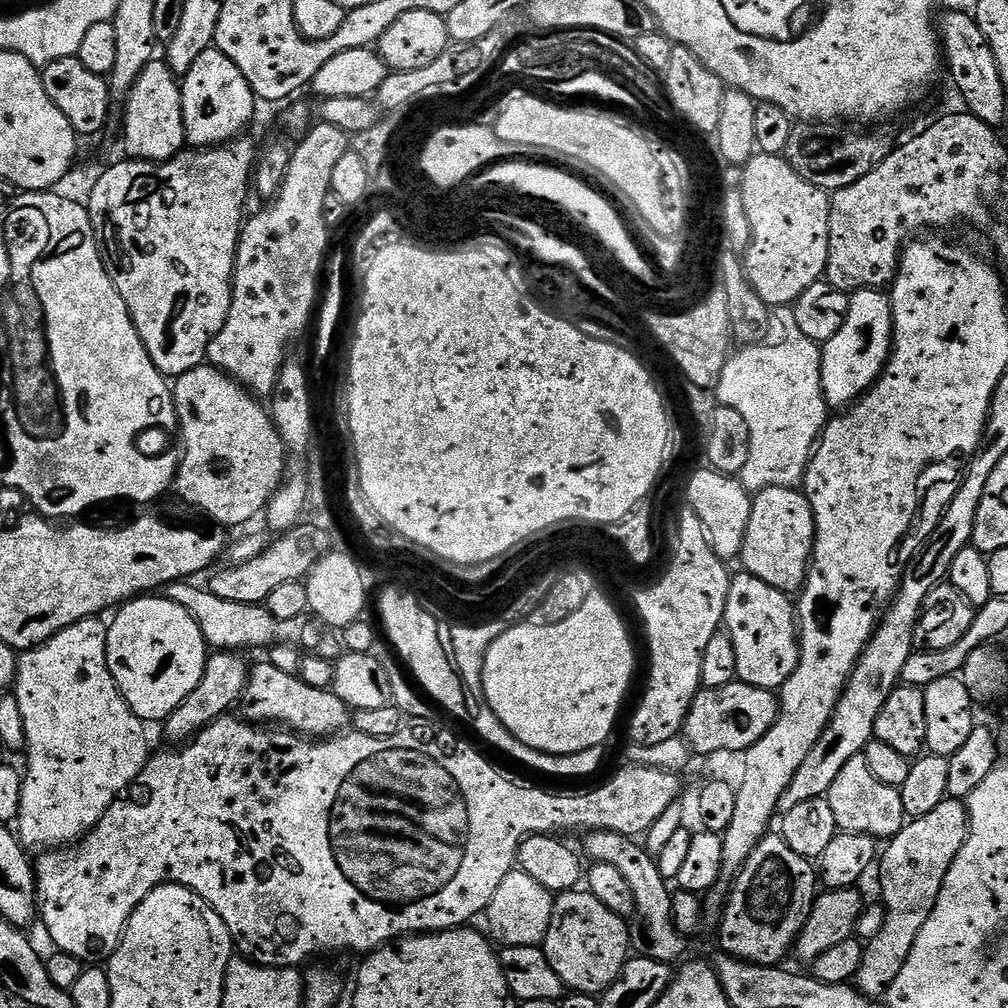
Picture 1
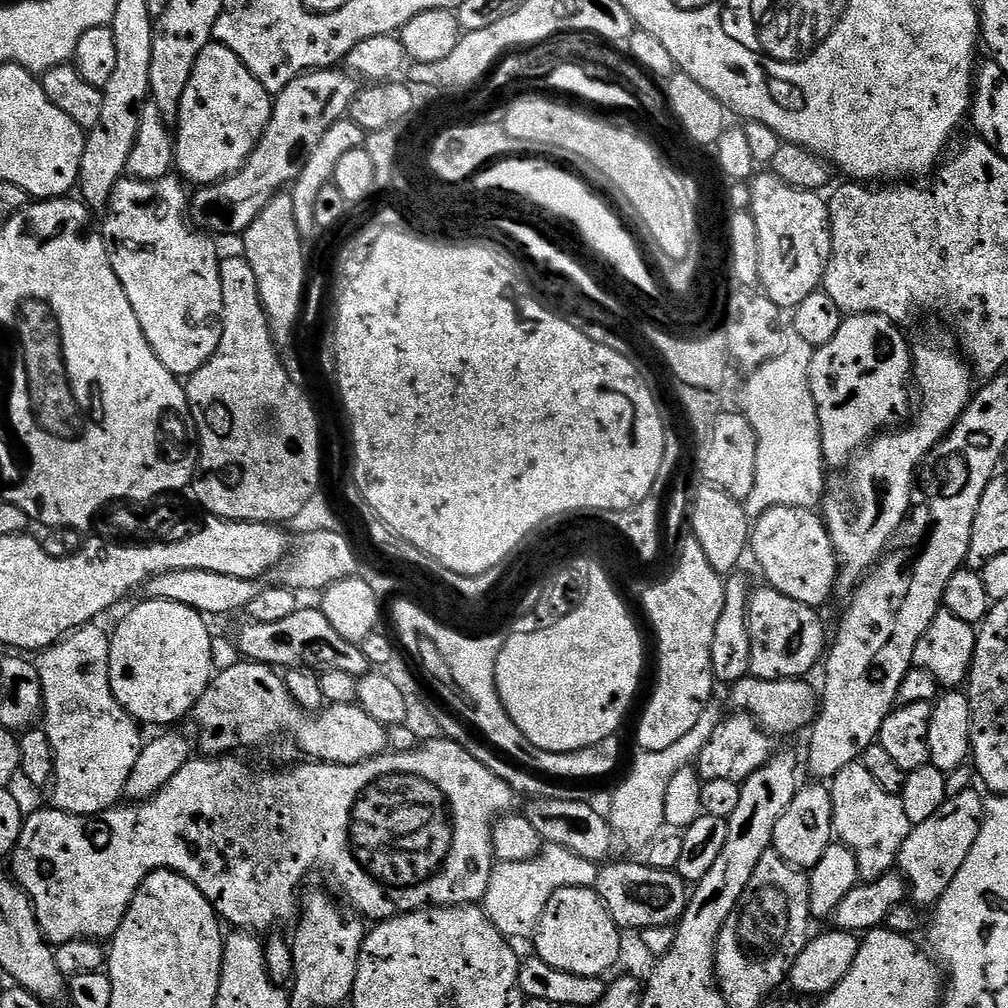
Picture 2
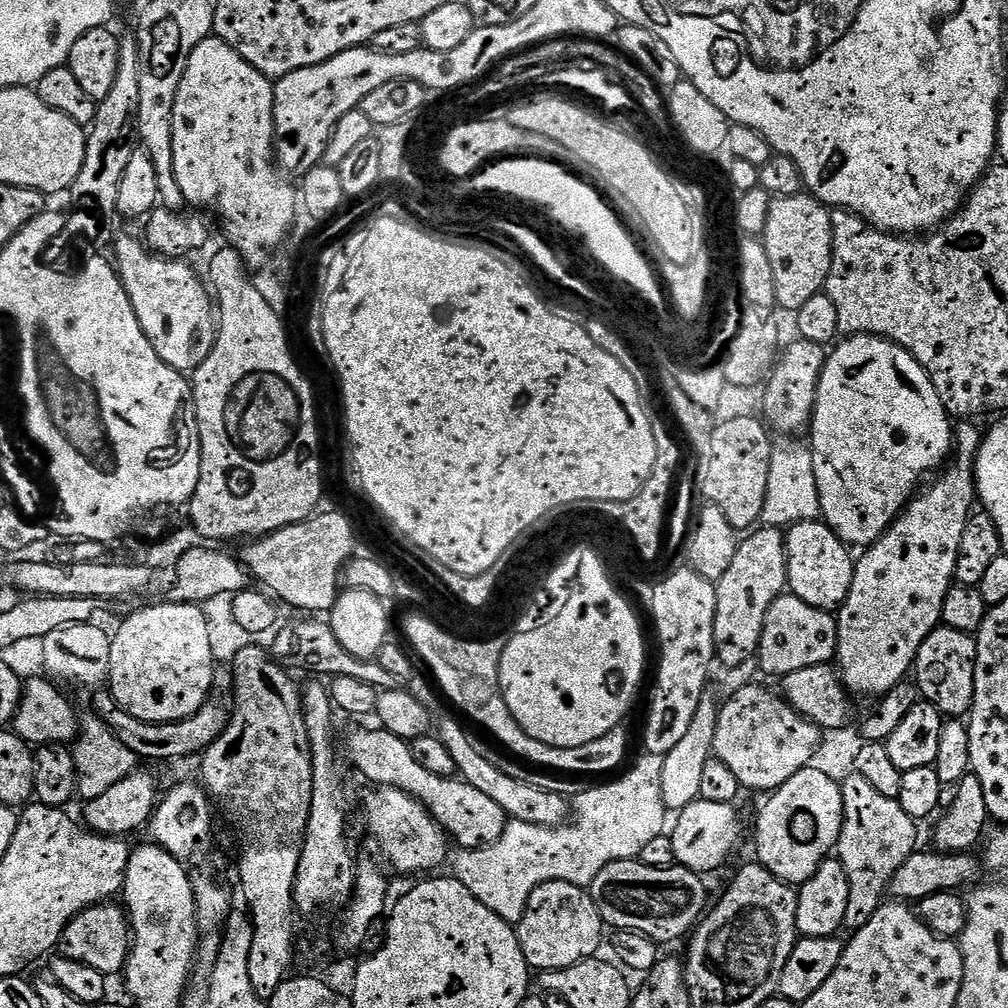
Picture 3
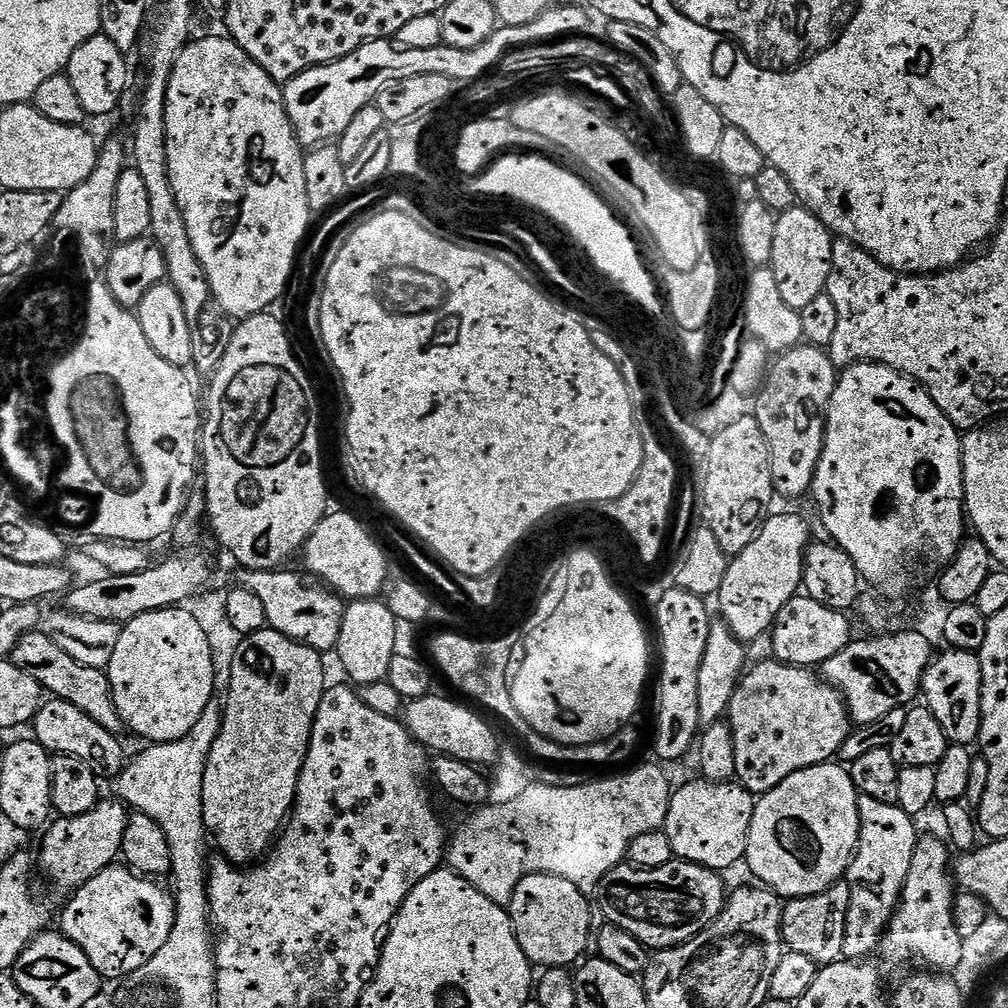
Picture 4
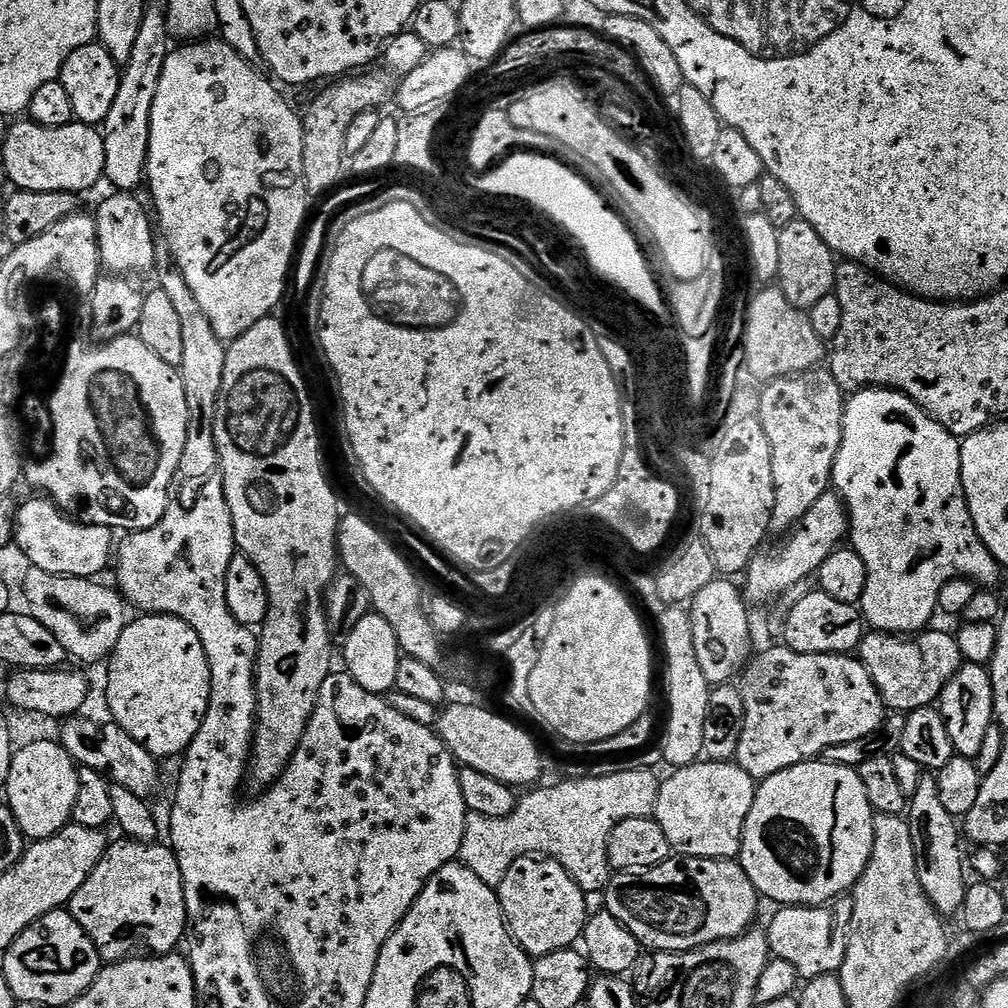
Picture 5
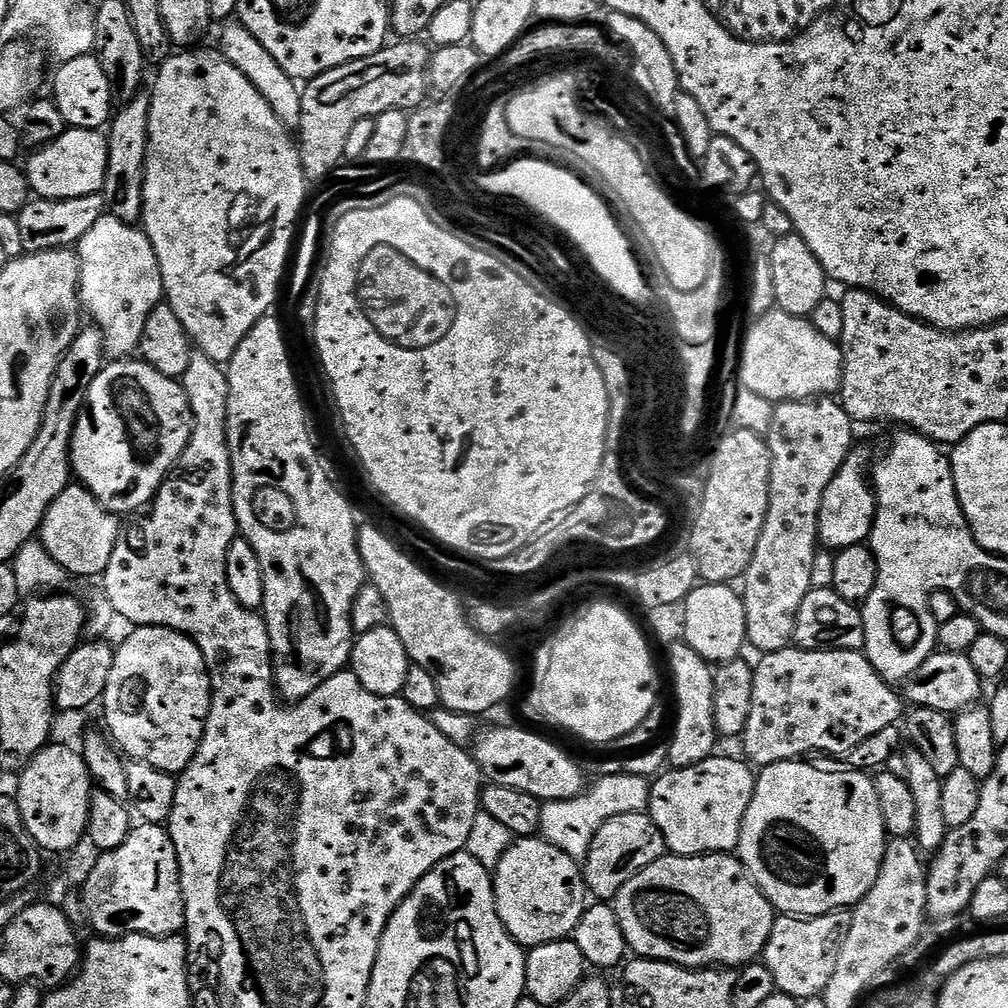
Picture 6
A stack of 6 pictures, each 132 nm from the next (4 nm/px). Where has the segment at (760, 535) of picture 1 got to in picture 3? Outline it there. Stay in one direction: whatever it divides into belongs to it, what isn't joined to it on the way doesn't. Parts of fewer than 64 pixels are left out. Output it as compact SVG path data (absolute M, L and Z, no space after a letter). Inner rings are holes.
M823 519L811 520L810 522L798 522L787 529L784 538L786 550L786 570L788 571L787 591L793 596L802 598L810 606L814 606L823 612L835 613L846 602L846 594L850 594L850 582L854 578L854 556L851 556L849 545L845 544L836 531Z

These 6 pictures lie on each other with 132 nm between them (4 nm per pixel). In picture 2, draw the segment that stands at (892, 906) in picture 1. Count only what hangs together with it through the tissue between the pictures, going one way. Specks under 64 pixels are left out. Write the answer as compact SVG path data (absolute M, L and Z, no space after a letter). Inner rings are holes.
M976 790L950 796L939 810L926 818L926 822L915 825L906 842L902 842L898 868L908 882L911 899L917 905L935 906L940 896L946 894L946 886L950 886L954 874L962 870L962 862L966 862L966 854L970 854L980 833L984 801L985 797L979 796Z

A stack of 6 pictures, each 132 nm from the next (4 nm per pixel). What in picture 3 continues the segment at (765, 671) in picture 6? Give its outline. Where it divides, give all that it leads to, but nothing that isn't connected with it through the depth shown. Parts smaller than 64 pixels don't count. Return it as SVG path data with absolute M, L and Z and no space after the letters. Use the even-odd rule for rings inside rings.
M760 683L747 684L720 707L713 755L726 763L743 789L773 792L807 767L822 741L822 730Z

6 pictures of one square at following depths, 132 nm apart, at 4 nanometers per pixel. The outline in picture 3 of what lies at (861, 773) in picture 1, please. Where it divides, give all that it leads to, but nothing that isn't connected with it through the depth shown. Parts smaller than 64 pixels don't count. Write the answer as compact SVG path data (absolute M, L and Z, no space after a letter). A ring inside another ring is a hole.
M857 772L843 780L840 793L844 821L834 852L842 862L850 882L850 902L846 906L844 928L855 930L866 926L880 905L885 903L894 874L898 874L898 866L902 866L902 862L906 862L906 858L917 851L918 824L910 818L910 814L906 814L906 810L902 810L899 800L878 794L878 790L874 790L874 786L870 786L870 782L866 782L866 778Z

